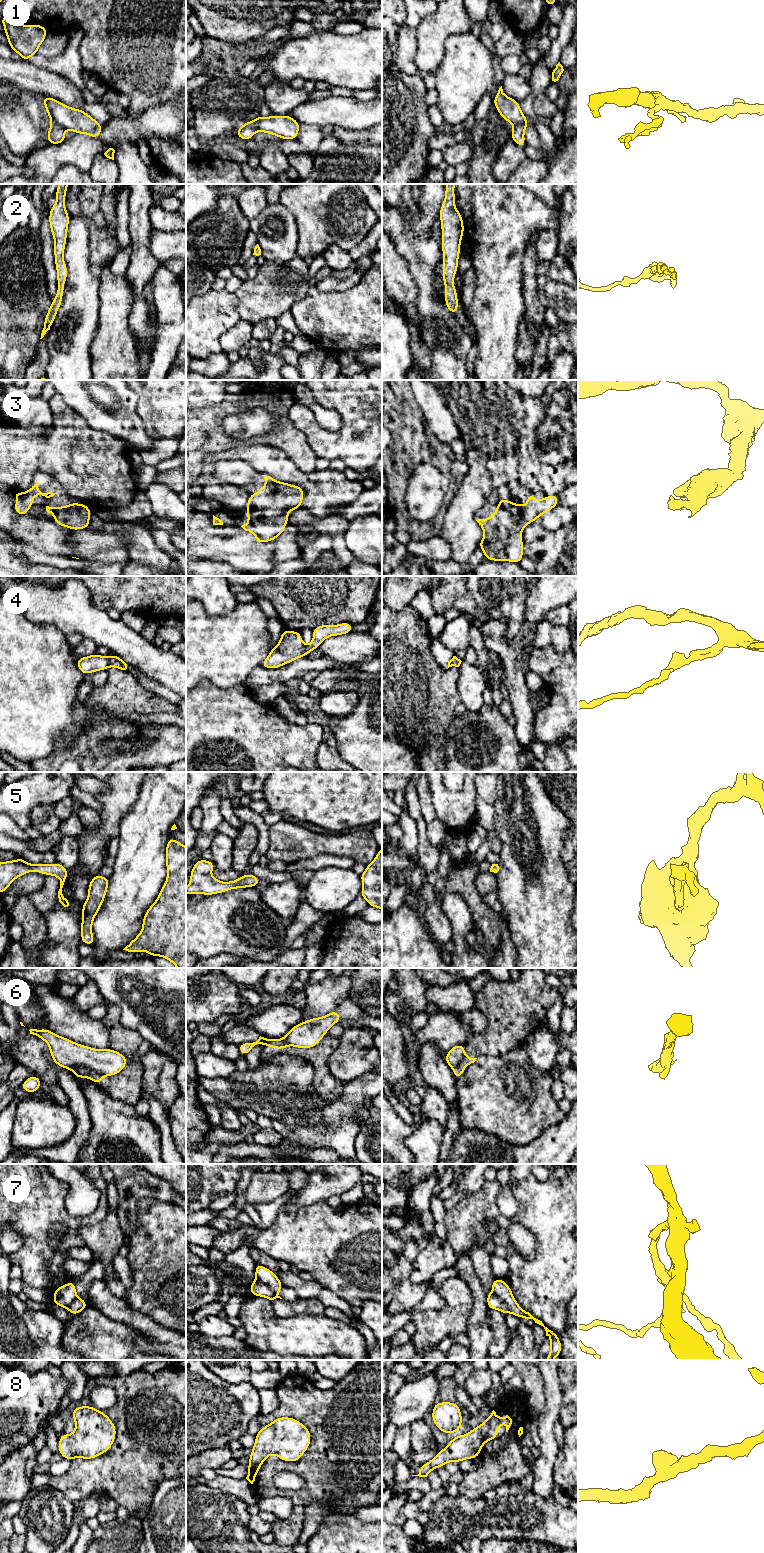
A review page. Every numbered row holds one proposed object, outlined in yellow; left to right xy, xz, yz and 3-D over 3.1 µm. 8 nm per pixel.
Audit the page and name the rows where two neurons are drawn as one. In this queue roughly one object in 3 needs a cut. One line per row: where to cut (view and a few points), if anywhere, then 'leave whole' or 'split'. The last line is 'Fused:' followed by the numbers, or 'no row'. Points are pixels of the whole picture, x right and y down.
1: yz (527, 122), (514, 126) | split
2: no cut | leave whole
3: no cut | leave whole
4: no cut | leave whole
5: no cut | leave whole
6: xy (70, 1068), (85, 1066), (104, 1075) | split
7: xz (256, 1277), (276, 1297) | split
8: no cut | leave whole
Fused: 1, 6, 7

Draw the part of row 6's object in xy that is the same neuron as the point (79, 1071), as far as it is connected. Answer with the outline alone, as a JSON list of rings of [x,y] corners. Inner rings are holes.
[[[75,1066],[72,1069],[70,1069],[74,1076],[77,1078],[89,1078],[94,1083],[100,1085],[101,1081],[103,1080],[104,1075],[99,1074],[91,1069],[89,1069],[86,1066]]]

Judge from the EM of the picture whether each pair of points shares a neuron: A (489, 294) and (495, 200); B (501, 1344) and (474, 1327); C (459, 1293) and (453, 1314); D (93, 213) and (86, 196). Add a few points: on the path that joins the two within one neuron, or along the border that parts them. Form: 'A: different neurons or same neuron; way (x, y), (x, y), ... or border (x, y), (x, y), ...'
A: same neuron; way (496, 271), (496, 223)
B: different neurons; border (486, 1315), (491, 1333), (488, 1349)
C: same neuron; way (458, 1298), (457, 1309)
D: same neuron; way (90, 209), (89, 200)

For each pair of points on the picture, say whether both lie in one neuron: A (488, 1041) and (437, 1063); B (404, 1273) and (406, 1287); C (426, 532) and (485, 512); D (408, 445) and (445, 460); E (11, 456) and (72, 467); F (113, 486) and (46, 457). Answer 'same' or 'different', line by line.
A: different
B: different
C: different
D: same
E: same
F: same

